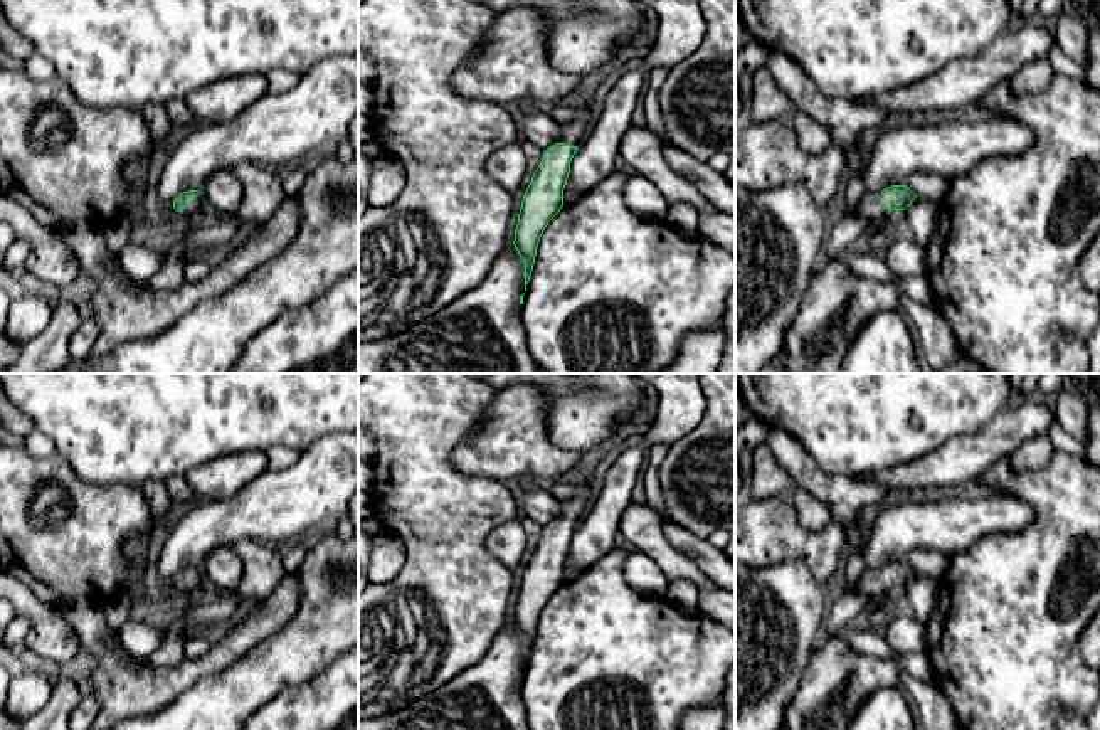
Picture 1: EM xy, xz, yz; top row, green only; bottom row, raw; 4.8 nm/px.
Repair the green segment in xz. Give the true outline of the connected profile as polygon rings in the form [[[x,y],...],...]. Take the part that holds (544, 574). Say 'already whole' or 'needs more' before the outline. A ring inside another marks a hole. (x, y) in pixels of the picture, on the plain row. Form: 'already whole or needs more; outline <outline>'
needs more; outline [[[594,474],[577,486],[577,495],[562,501],[560,516],[543,528],[543,535],[521,577],[513,621],[525,639],[525,668],[540,614],[563,584],[563,565],[570,550],[570,538],[580,516],[595,498]]]

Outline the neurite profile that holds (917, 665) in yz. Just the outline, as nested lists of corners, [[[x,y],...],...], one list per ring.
[[[927,651],[912,653],[912,654],[896,653],[890,659],[895,663],[900,674],[907,673],[923,683],[930,683],[933,680],[932,664],[928,661]]]

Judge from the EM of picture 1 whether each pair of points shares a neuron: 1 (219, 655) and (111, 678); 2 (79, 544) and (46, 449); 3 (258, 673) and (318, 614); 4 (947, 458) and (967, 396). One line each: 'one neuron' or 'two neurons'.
1: one neuron
2: two neurons
3: one neuron
4: two neurons

